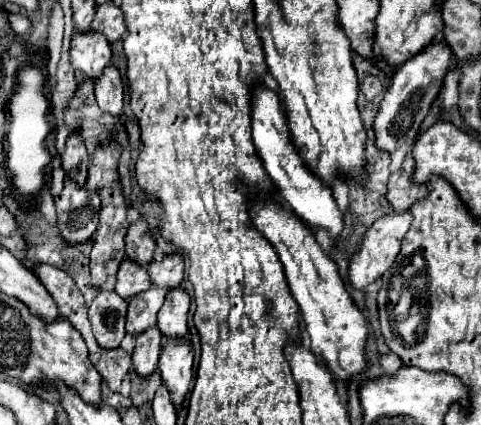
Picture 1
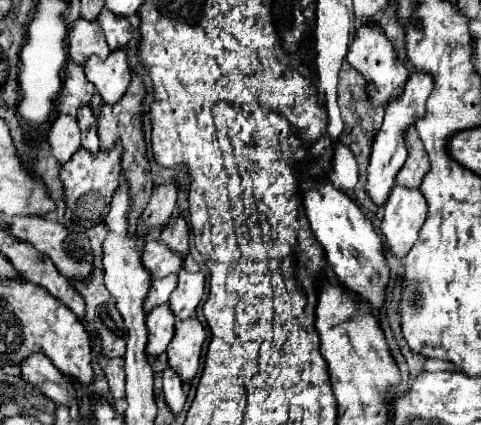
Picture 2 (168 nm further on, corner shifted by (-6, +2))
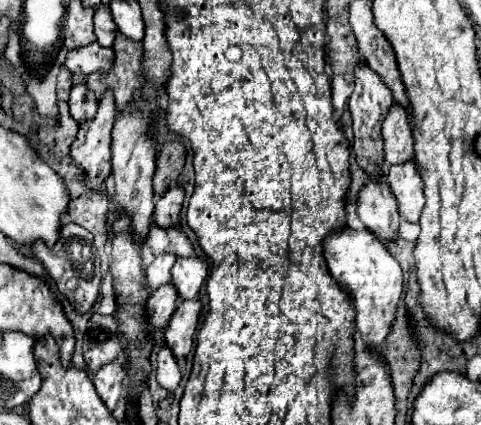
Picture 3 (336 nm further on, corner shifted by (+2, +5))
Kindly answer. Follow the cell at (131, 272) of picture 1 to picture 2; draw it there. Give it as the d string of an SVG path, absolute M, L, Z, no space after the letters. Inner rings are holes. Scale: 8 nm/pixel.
M148 239L144 249L144 265L152 271L154 279L160 279L170 273L178 273L182 269L182 257L170 251L170 247L160 239Z

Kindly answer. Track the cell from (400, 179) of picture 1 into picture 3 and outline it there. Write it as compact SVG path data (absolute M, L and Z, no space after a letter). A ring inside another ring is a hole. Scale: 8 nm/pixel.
M392 104L382 124L382 138L388 164L404 164L414 158L414 142L408 112L402 106Z

